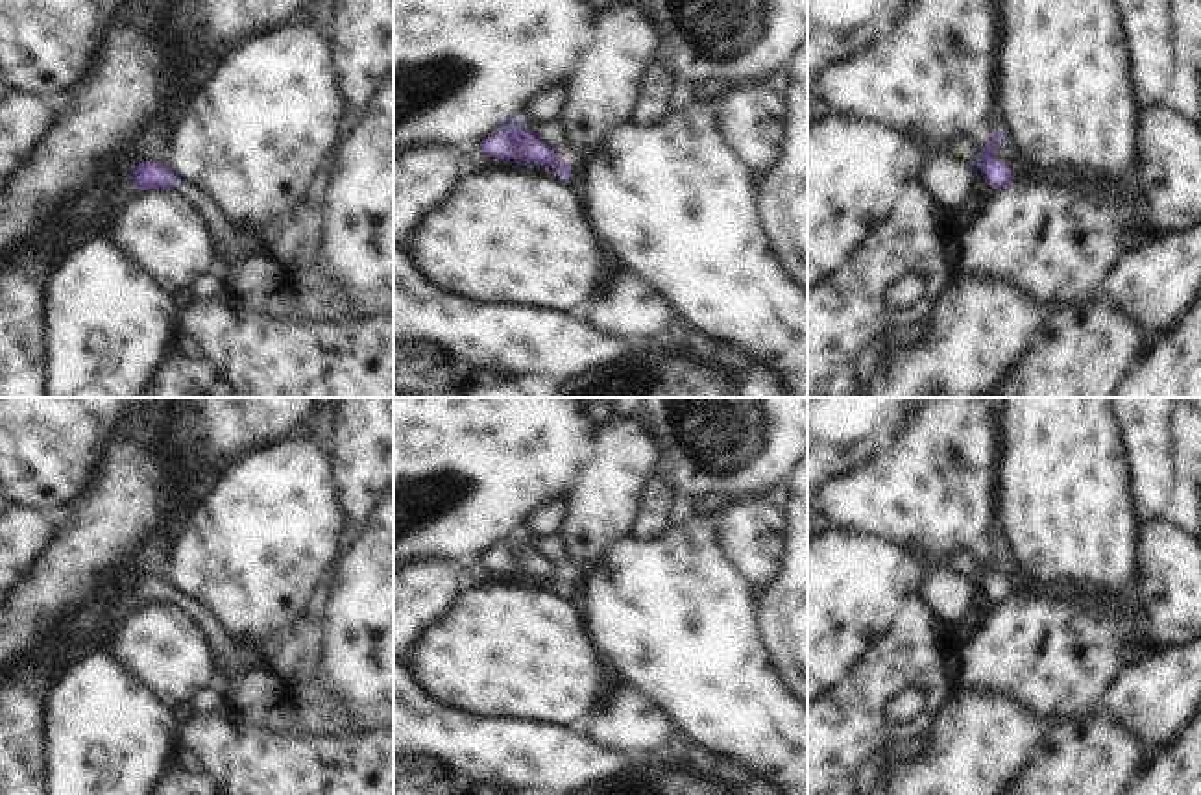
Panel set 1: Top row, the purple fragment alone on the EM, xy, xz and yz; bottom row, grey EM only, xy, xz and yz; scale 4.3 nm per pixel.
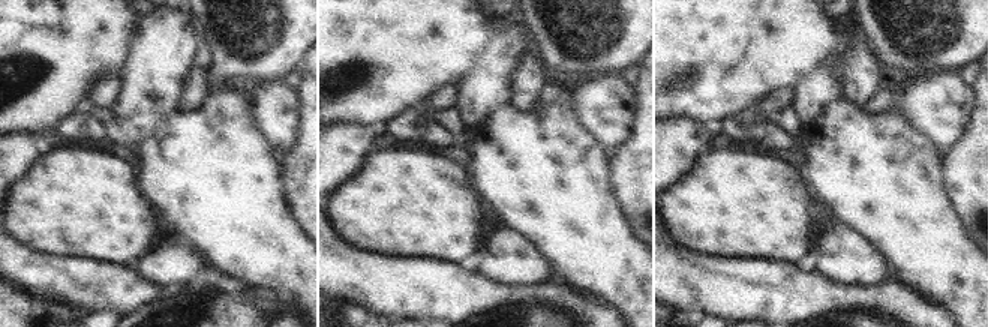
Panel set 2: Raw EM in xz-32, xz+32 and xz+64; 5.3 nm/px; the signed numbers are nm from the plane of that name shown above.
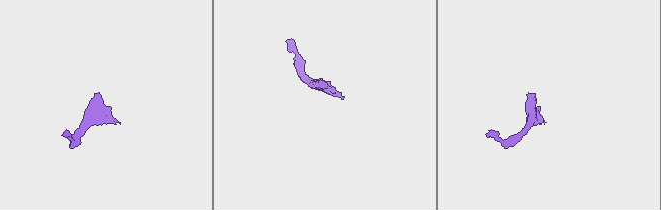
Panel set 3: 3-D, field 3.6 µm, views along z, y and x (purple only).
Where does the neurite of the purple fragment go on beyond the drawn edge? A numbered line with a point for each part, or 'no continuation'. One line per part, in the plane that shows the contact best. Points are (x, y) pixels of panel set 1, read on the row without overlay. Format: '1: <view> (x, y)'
1: xy (230, 659)

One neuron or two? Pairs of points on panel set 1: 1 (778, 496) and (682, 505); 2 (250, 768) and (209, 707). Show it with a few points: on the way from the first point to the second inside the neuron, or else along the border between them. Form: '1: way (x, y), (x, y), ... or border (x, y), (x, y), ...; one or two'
1: border (782, 483), (776, 483), (764, 496); two
2: border (220, 710), (213, 714), (187, 712); two

